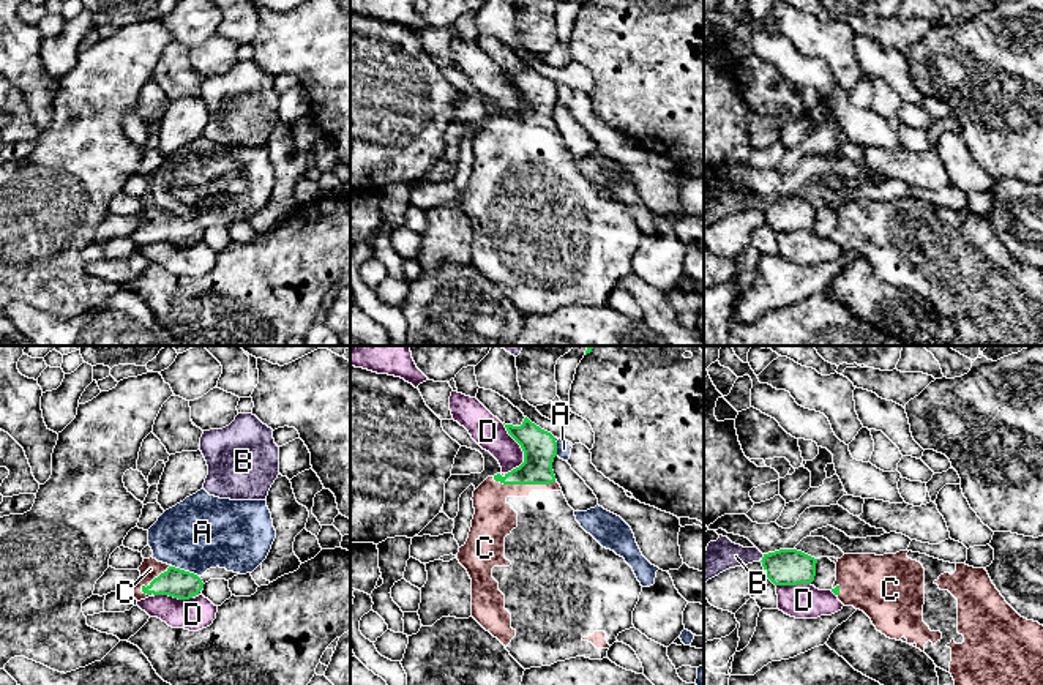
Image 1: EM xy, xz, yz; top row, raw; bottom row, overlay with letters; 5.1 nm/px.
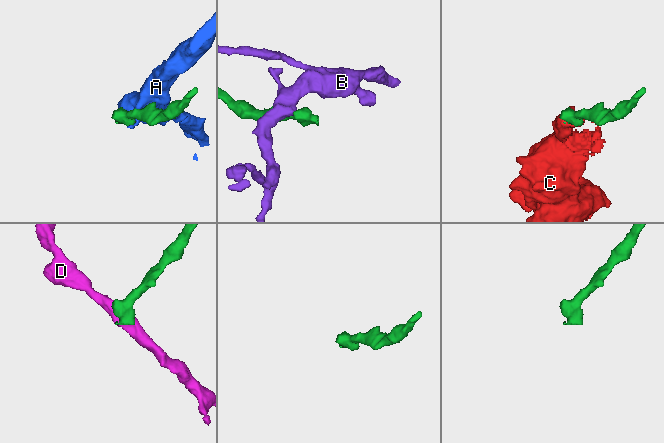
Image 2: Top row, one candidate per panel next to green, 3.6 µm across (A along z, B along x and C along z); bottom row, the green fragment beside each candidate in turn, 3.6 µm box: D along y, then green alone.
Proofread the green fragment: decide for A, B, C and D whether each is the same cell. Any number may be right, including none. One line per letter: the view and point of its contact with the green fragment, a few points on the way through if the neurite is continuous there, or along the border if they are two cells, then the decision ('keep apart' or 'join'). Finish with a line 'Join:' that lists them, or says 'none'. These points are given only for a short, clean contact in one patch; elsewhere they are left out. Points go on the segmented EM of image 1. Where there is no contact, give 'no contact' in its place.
A: contact xy (183, 570); keep apart
B: contact yz (762, 557); border yz (764, 554), (761, 561); keep apart
C: contact xz (524, 483); way xz (540, 449), (537, 469), (524, 483), (494, 502), (494, 518); join
D: contact xz (523, 450); border xz (502, 423), (523, 452), (523, 461), (507, 474); keep apart
Join: C

